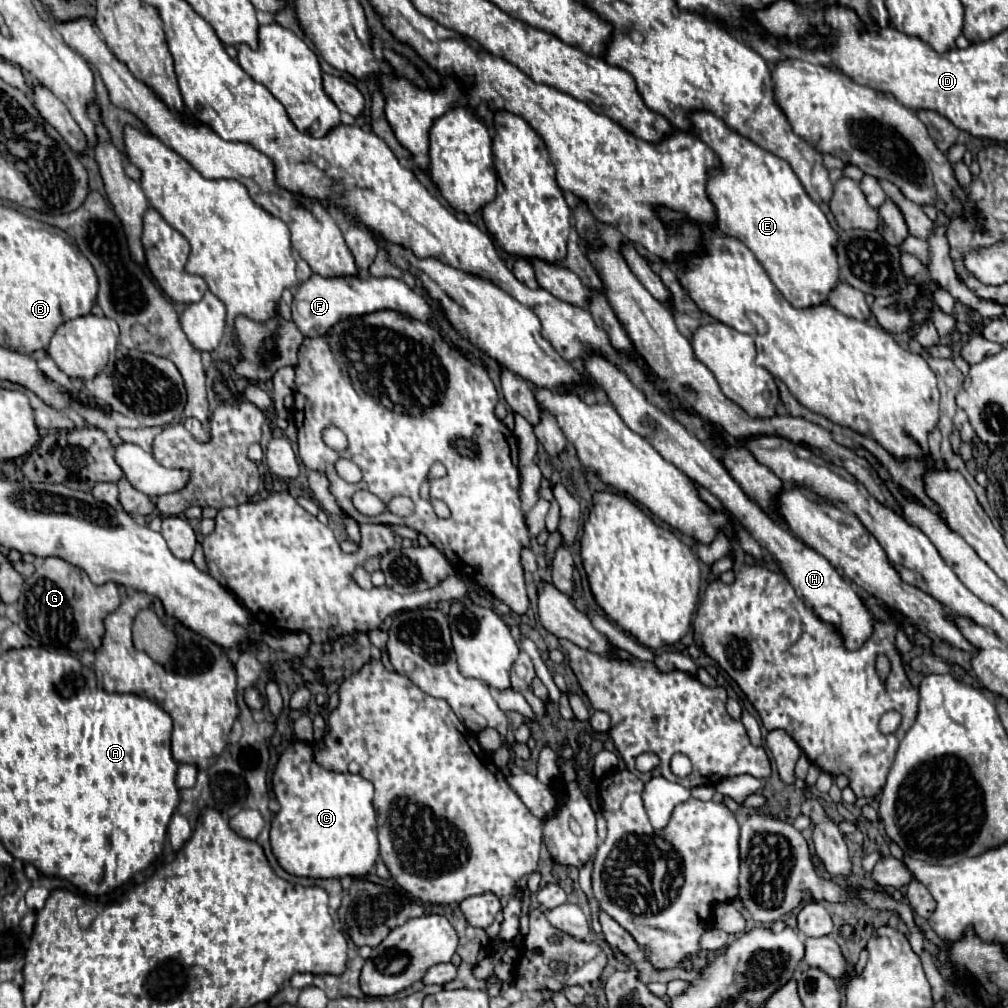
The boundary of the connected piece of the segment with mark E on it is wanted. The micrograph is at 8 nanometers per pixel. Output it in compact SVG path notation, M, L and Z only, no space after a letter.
M694 111L690 115L694 125L694 135L704 141L722 161L722 169L714 169L708 179L708 197L716 207L716 227L728 235L740 239L766 269L778 291L796 309L810 309L810 305L828 303L828 295L840 283L840 269L834 245L838 243L838 233L822 213L822 209L810 199L798 175L792 171L788 161L782 161L774 153L758 147L750 139L728 129L722 119L706 111Z

